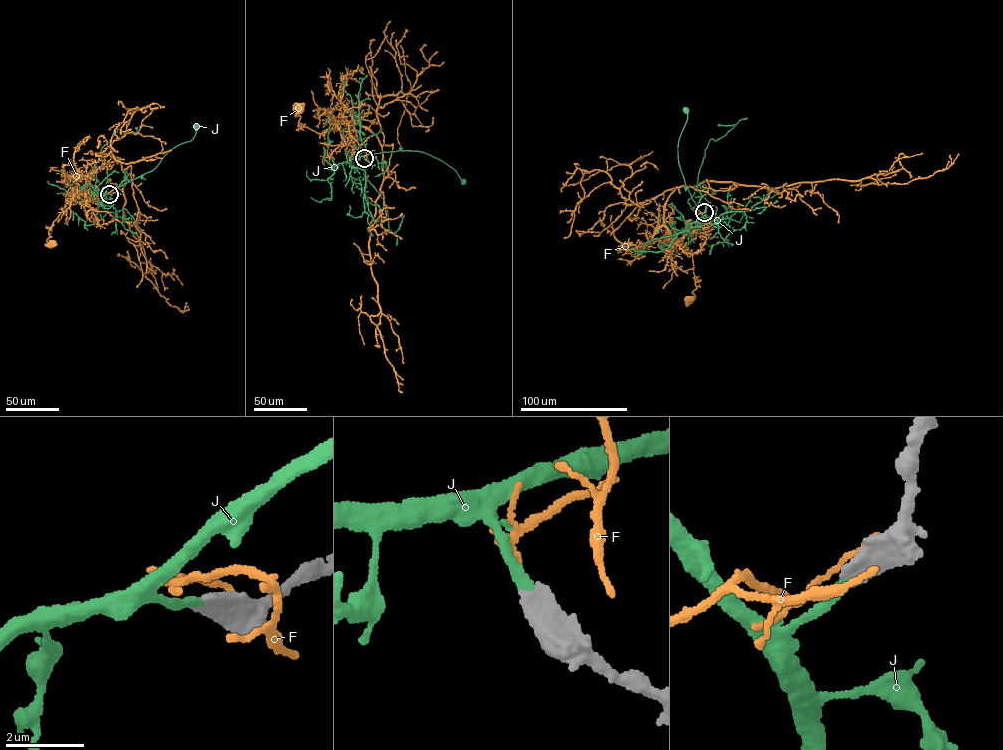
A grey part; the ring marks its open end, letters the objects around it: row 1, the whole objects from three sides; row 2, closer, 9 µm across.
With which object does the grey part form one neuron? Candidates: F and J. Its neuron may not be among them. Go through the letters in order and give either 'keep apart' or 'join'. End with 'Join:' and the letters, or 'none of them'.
F: keep apart
J: join
Join: J

